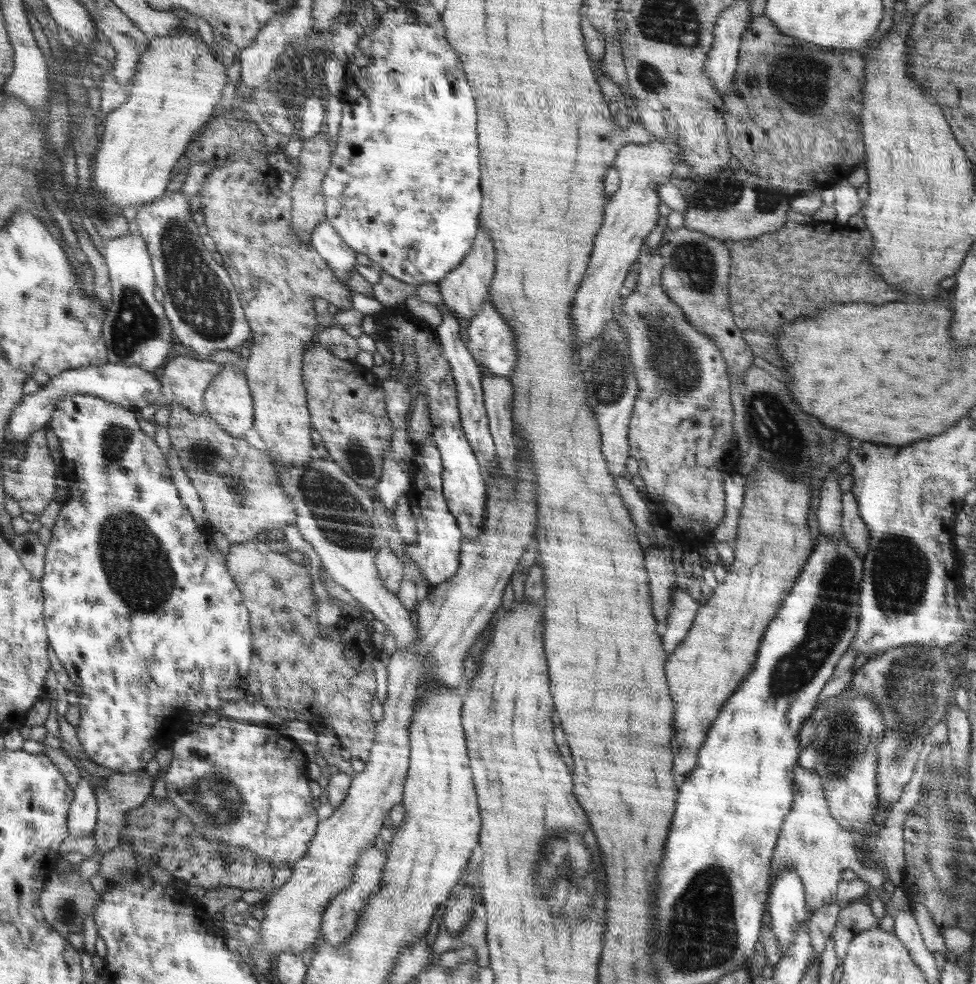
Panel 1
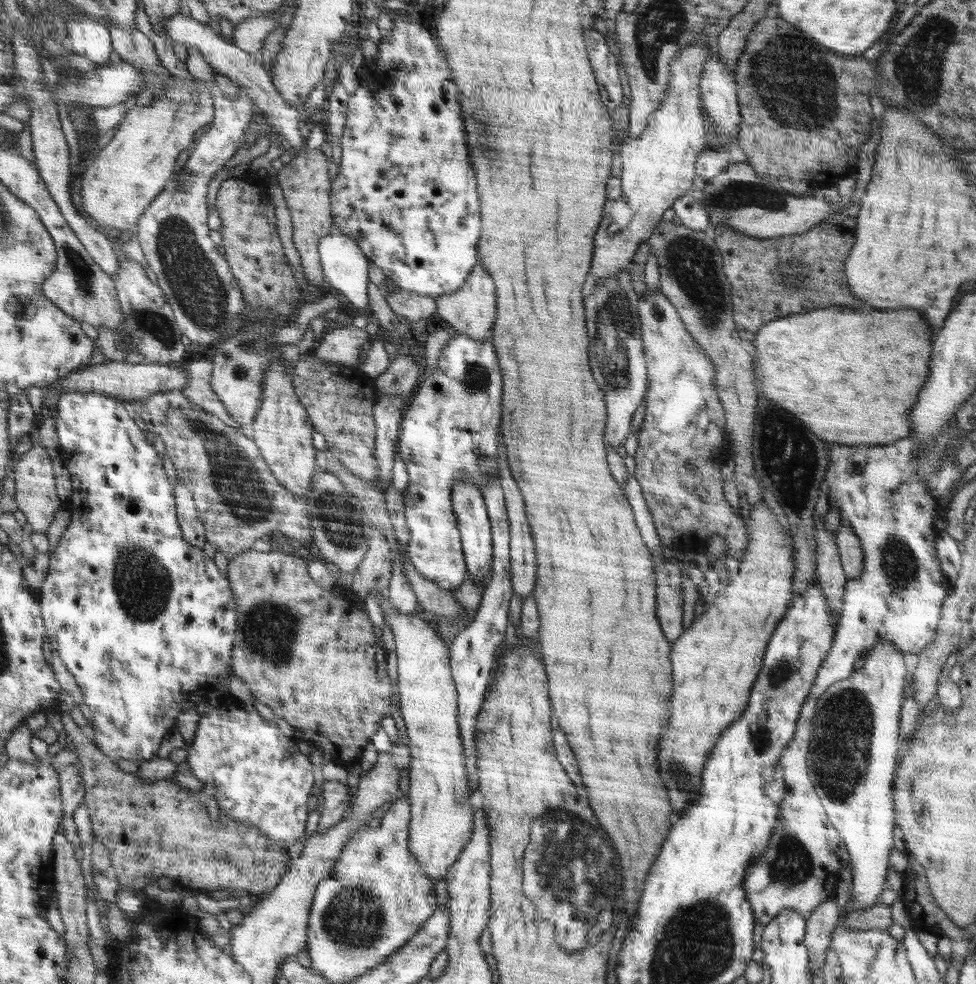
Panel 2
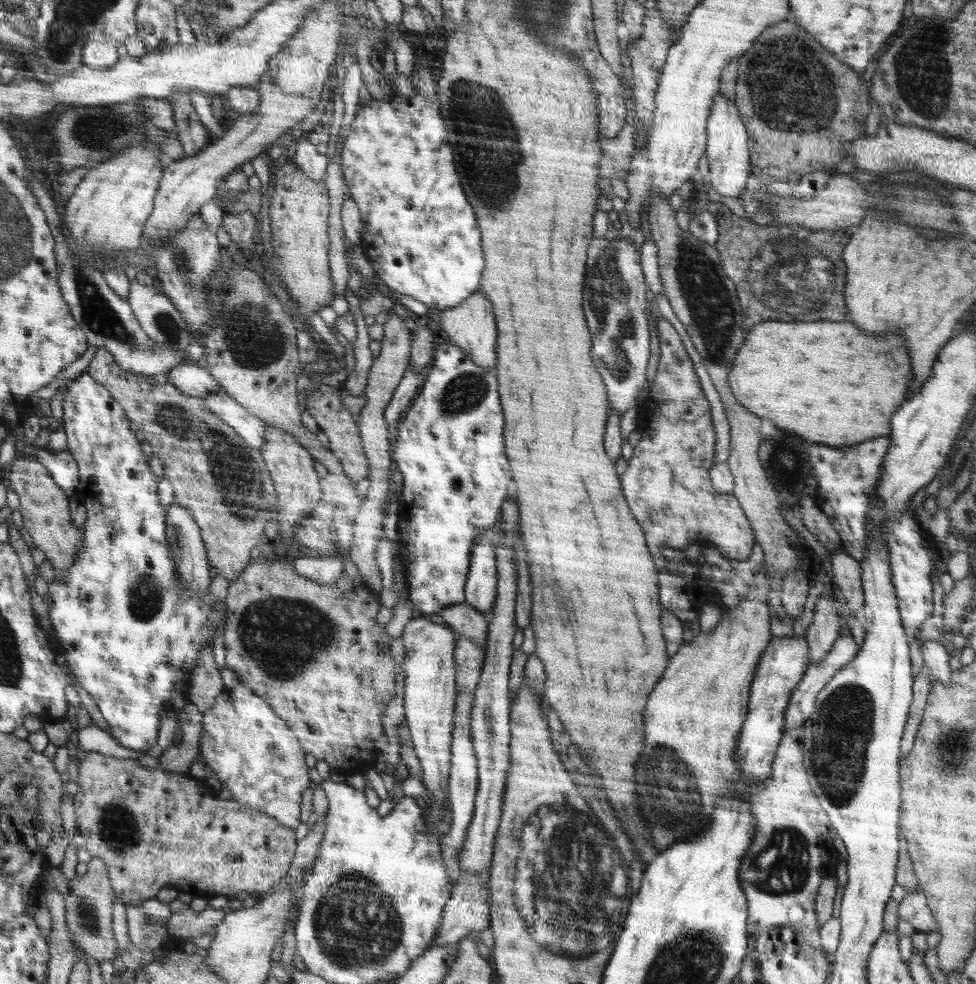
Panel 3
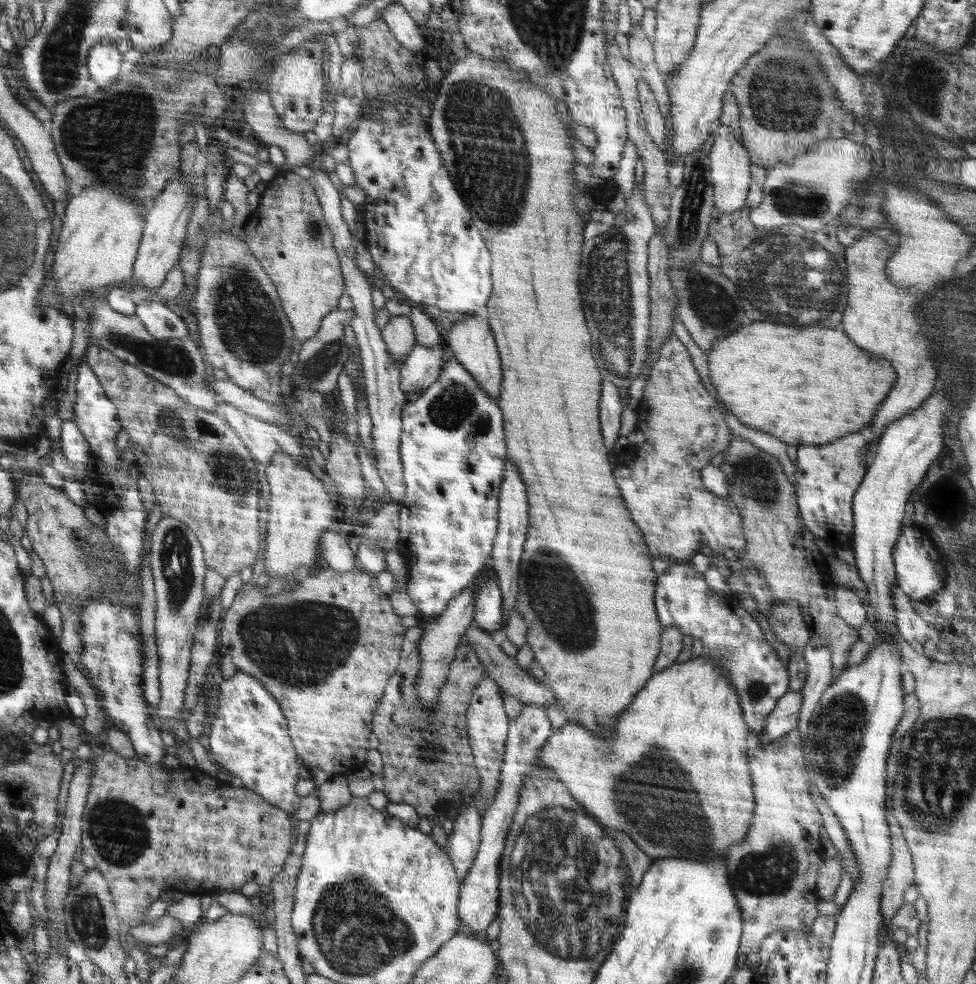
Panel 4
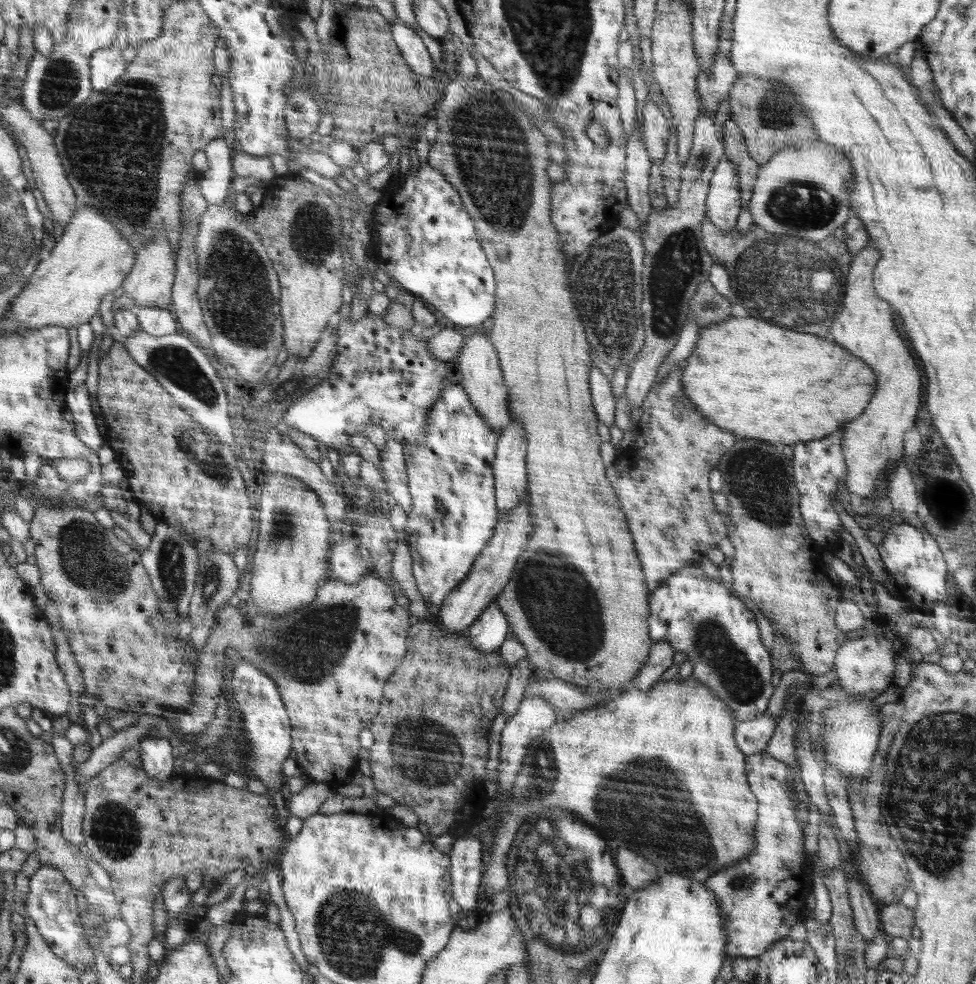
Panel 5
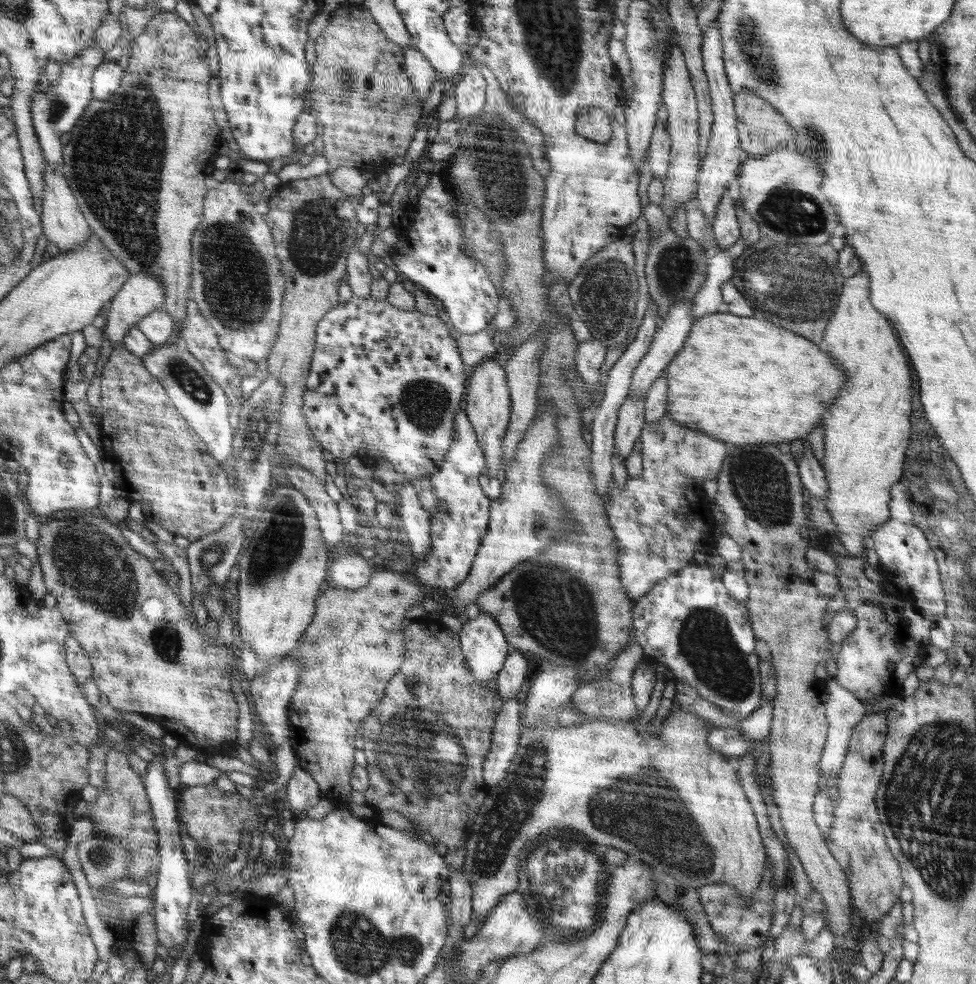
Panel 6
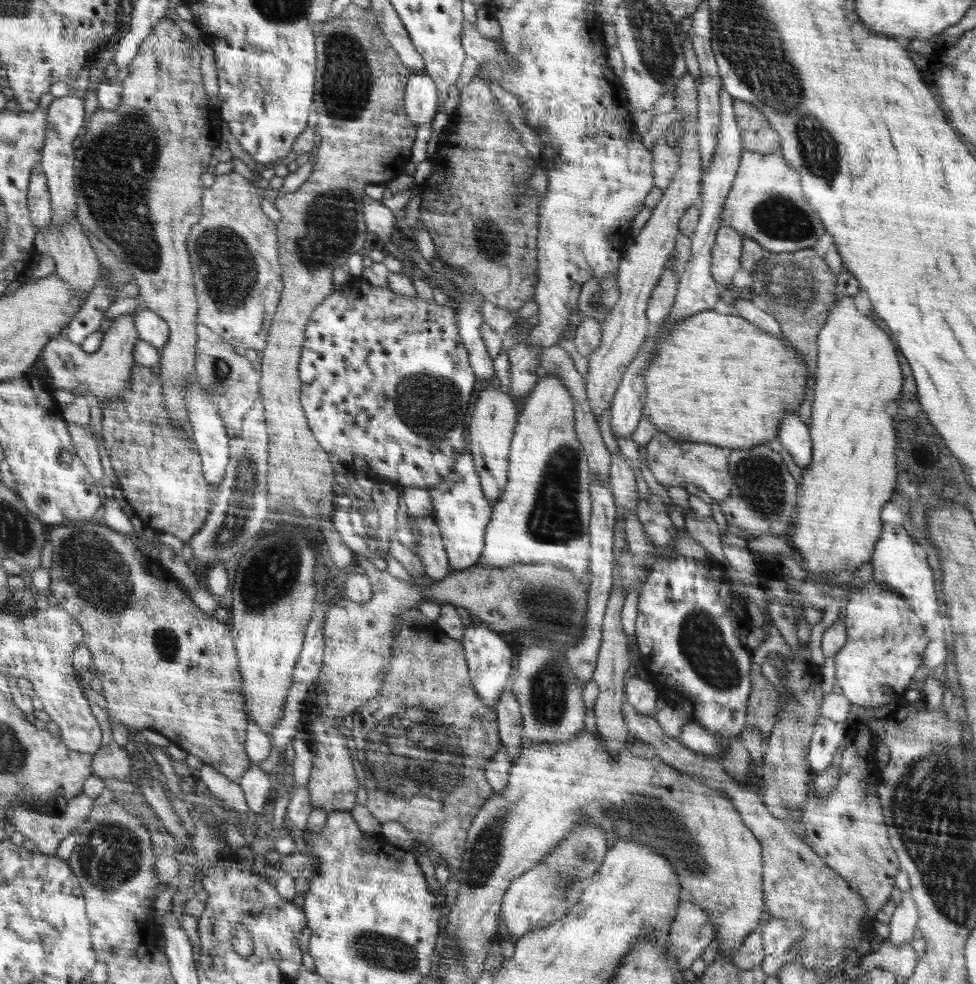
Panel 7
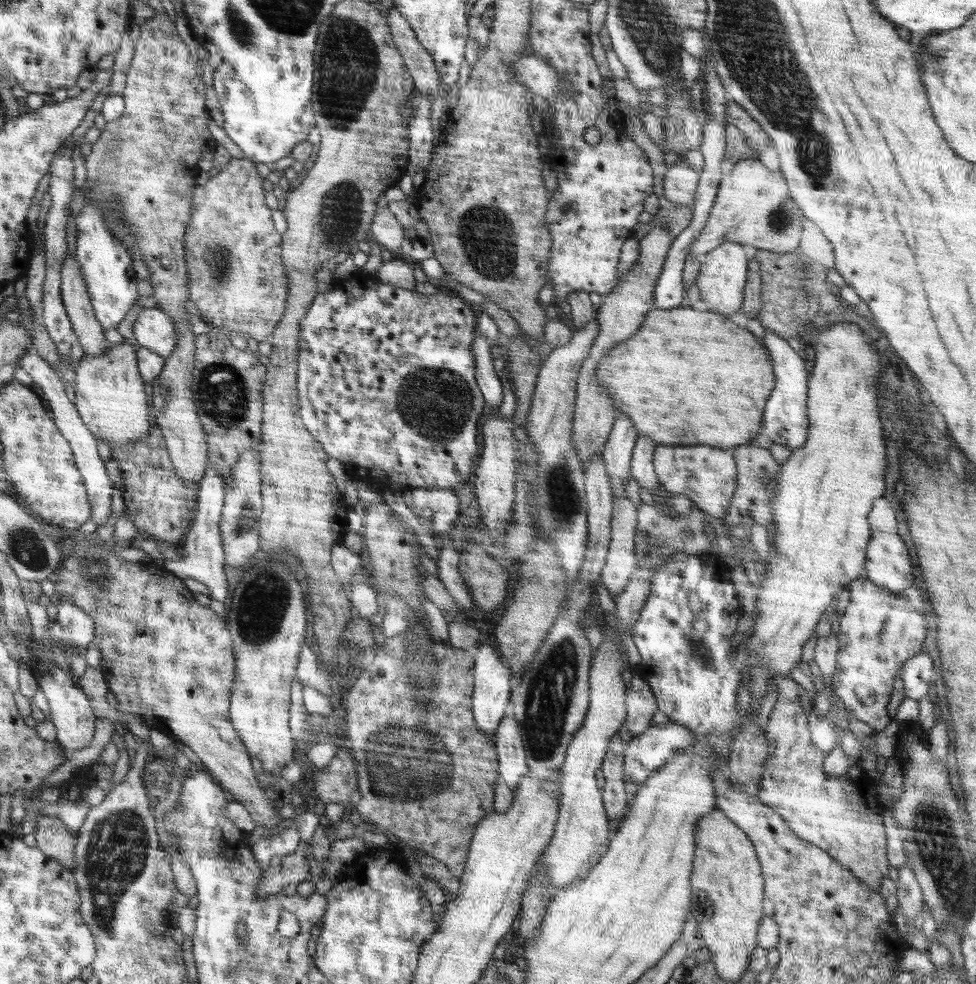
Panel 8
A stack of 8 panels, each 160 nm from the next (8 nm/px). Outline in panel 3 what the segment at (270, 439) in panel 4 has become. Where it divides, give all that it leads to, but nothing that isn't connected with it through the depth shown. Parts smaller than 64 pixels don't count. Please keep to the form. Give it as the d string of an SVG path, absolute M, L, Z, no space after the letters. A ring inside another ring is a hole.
M222 390L207 394L204 400L205 404L209 406L210 412L232 427L238 435L246 440L246 444L259 450L265 441L267 424L260 418L250 415L246 409L236 403L236 400Z

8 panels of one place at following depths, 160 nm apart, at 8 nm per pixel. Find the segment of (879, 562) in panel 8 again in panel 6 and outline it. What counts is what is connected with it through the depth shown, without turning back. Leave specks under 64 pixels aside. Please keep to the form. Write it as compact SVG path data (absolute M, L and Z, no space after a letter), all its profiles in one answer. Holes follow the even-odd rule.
M890 518L879 524L870 533L870 538L870 542L879 556L881 571L887 581L897 589L908 592L912 596L914 610L926 620L930 620L932 624L943 618L946 602L944 602L944 590L942 590L942 582L939 577L938 562L922 530L913 522L904 524L898 519Z

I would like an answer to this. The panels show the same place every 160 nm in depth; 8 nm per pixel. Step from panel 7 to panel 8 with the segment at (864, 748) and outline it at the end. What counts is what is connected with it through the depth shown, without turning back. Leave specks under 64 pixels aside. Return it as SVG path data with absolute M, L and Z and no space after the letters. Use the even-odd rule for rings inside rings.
M792 677L776 678L778 699L769 714L765 735L768 741L767 759L763 766L762 780L757 798L785 817L789 828L802 840L820 848L834 858L846 871L857 876L870 891L881 891L882 880L888 877L890 864L887 860L887 839L882 822L882 806L878 804L879 783L870 777L859 764L848 767L843 777L828 776L823 769L823 757L811 741L807 712L813 707L810 692L796 683Z

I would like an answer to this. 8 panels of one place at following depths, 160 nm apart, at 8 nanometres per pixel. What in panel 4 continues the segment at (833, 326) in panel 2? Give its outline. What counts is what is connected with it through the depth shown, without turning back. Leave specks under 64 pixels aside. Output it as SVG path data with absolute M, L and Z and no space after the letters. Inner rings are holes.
M770 322L741 326L728 338L718 339L708 353L708 368L720 400L742 424L774 434L788 444L830 444L866 428L896 382L888 360L870 358L842 330L790 328Z

